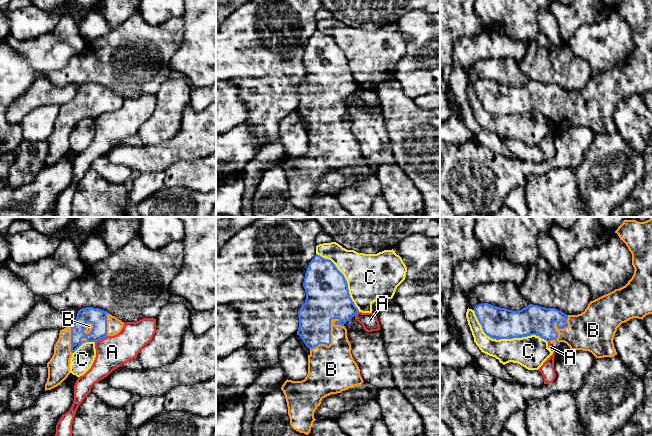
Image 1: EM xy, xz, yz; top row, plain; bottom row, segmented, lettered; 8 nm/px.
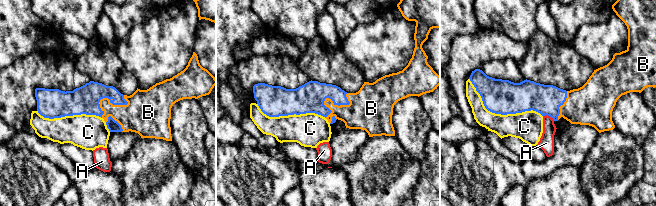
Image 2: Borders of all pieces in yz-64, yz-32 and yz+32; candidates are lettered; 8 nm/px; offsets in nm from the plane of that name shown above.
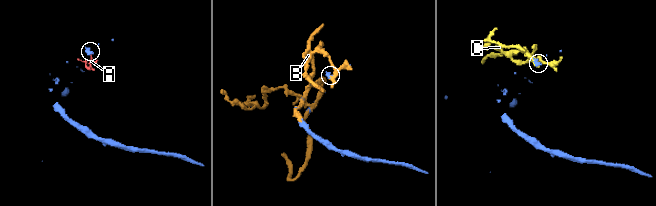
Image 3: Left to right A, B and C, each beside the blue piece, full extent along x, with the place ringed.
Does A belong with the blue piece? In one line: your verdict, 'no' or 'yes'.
no

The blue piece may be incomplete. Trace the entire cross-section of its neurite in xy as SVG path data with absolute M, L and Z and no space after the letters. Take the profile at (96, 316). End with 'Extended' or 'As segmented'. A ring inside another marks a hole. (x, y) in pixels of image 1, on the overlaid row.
M86 307L78 311L75 321L60 330L54 354L47 363L48 378L45 391L60 385L70 374L72 354L85 342L97 342L117 335L124 322L99 308Z. Extended

